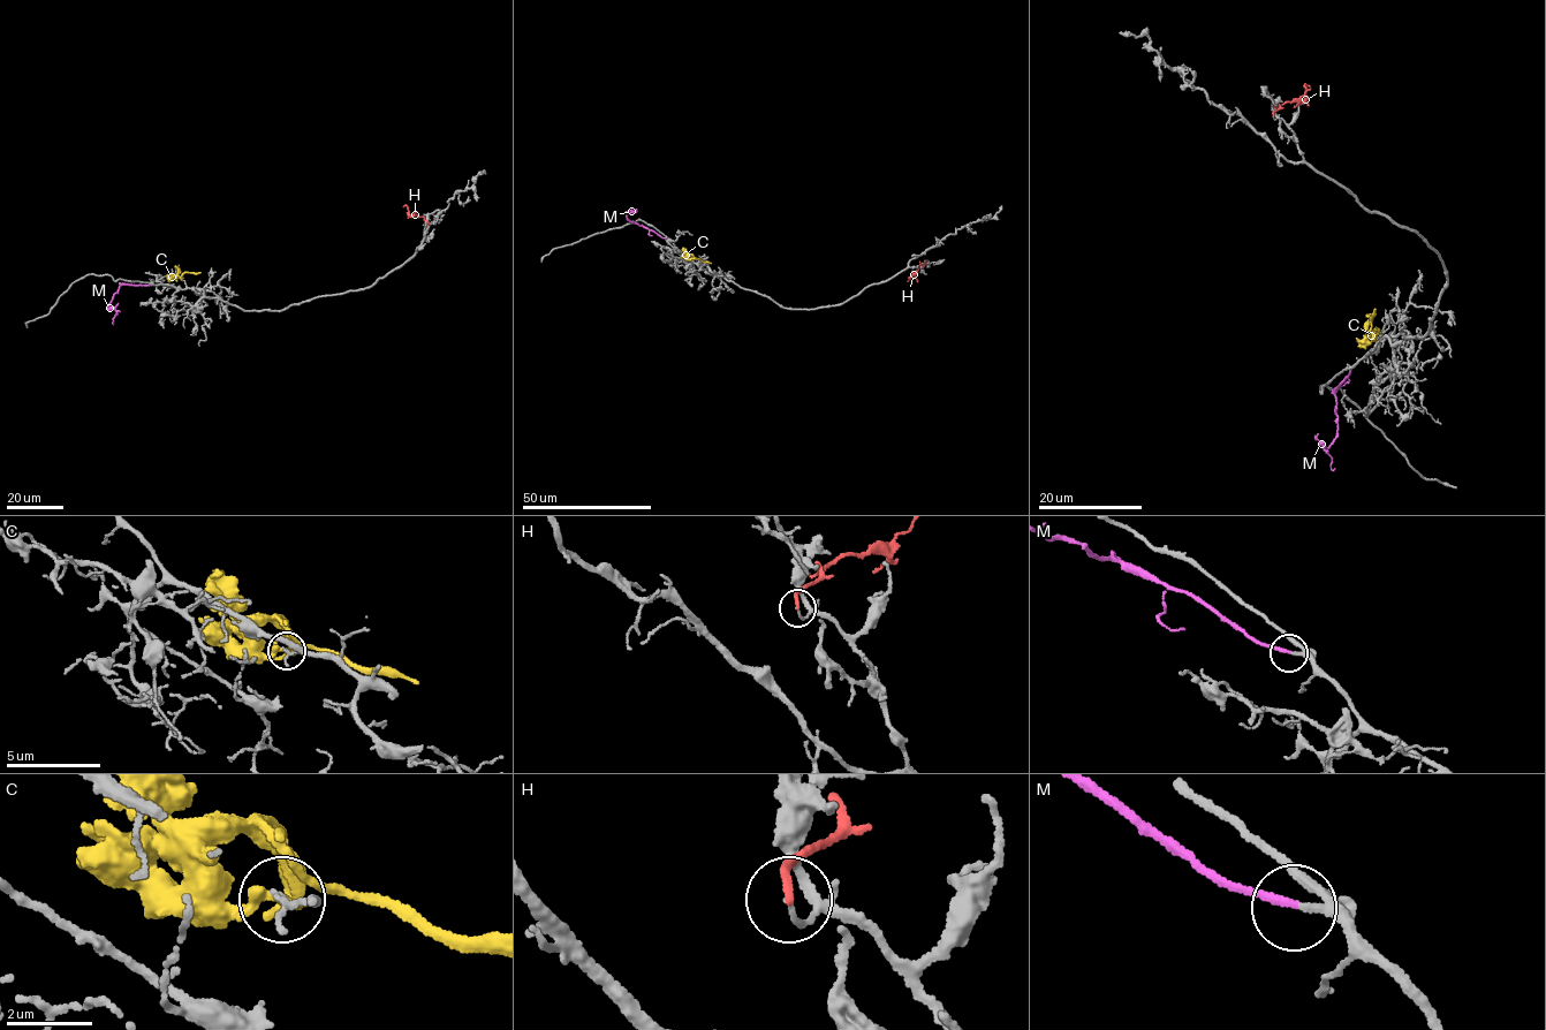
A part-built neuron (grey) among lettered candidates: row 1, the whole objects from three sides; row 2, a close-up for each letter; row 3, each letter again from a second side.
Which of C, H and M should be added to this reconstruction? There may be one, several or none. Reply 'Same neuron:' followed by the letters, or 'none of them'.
Same neuron: M

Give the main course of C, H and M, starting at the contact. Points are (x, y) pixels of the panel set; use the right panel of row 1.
C: (1376, 330), (1366, 332), (1374, 309)
H: (1273, 116), (1280, 105), (1301, 103), (1304, 85), (1310, 86)
M: (1350, 370), (1334, 393), (1336, 438), (1331, 446), (1324, 445), (1331, 456), (1331, 468), (1335, 468)

